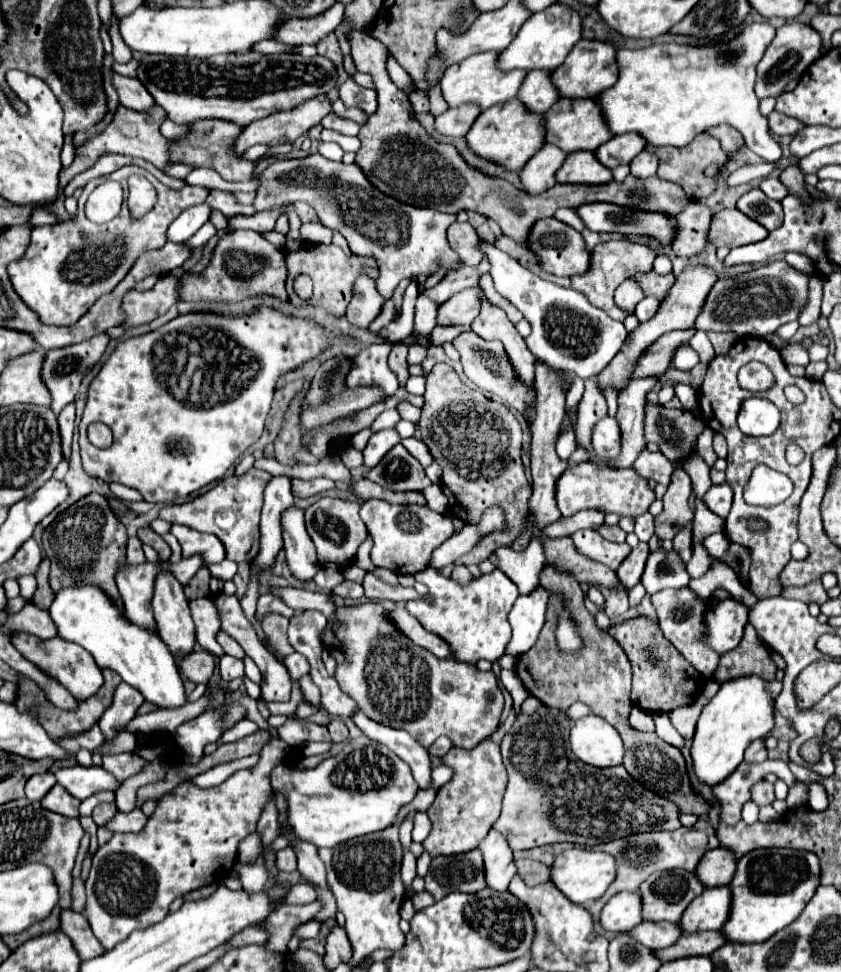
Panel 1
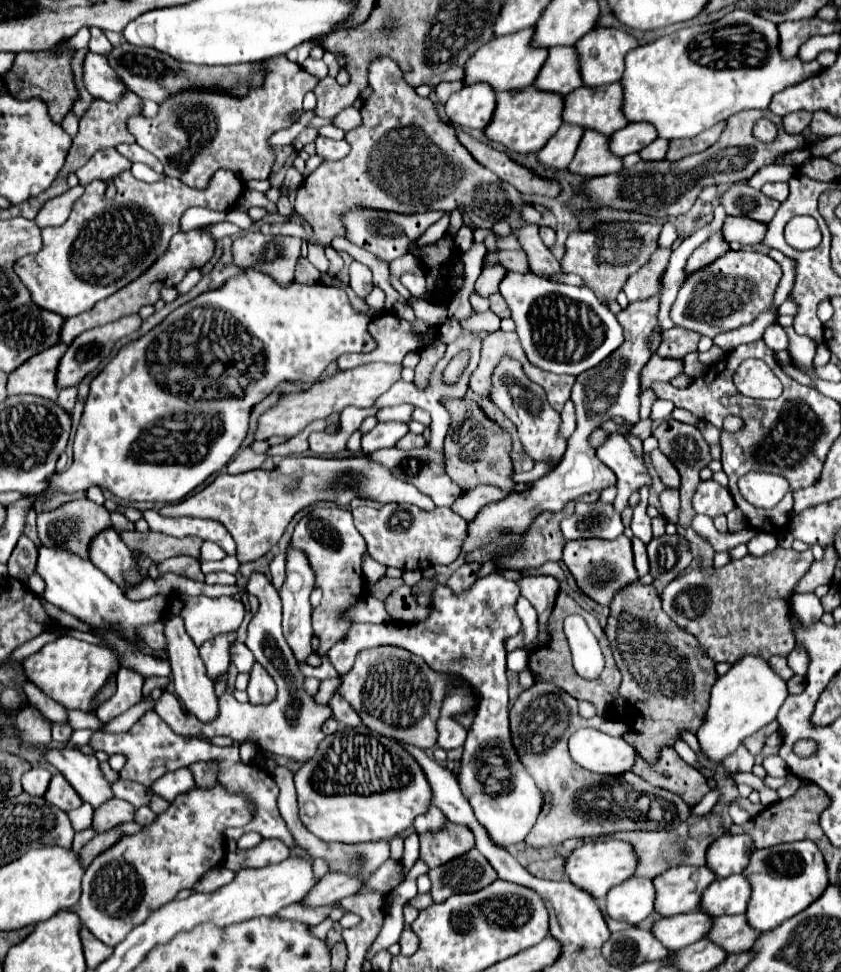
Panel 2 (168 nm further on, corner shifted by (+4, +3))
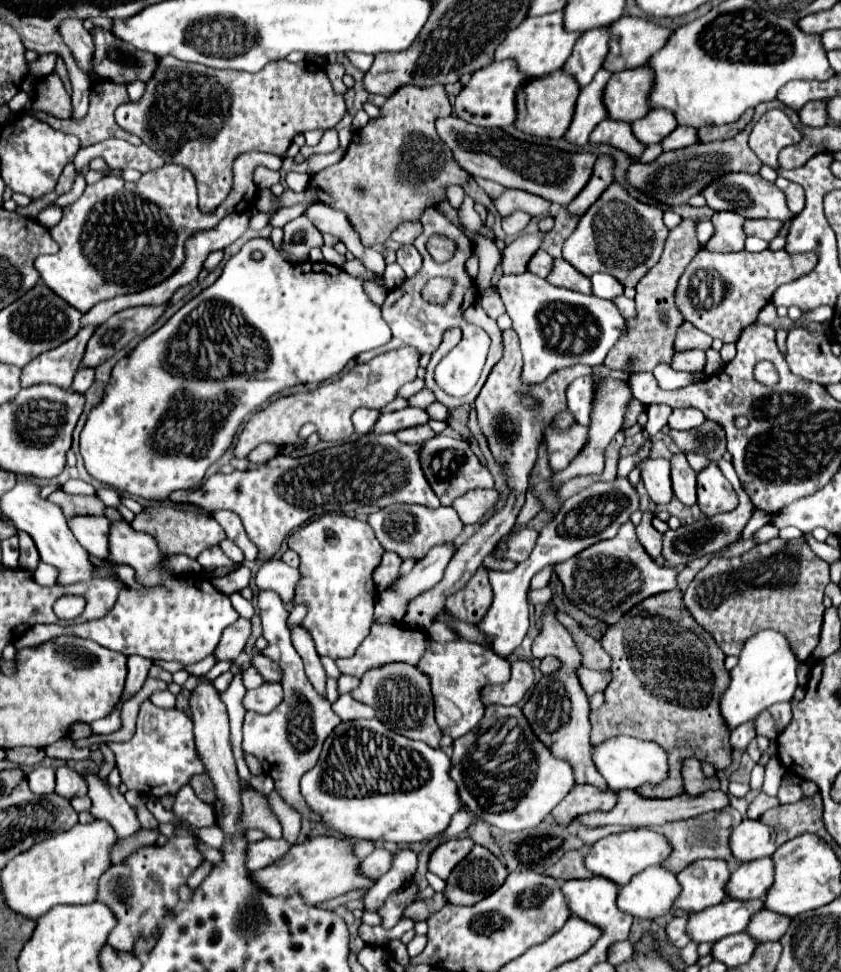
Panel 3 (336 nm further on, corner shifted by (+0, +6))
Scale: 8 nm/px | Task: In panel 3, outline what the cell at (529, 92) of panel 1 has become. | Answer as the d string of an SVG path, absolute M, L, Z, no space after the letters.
M606 26L588 30L574 46L572 56L564 64L564 72L576 76L580 86L586 86L592 82L594 74L602 68L604 58L608 54L608 42L610 42L610 30Z

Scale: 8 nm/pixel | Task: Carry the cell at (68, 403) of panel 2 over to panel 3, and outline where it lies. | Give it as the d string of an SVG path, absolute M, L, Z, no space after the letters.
M80 368L74 376L74 382L72 382L70 390L84 394L90 388L92 382L94 382L94 368Z

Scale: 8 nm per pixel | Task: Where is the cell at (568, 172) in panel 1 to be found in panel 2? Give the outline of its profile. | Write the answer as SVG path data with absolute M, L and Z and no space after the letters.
M586 131L580 139L576 155L568 165L572 175L600 177L618 173L622 169L622 159L608 151L608 137L596 135L596 131Z

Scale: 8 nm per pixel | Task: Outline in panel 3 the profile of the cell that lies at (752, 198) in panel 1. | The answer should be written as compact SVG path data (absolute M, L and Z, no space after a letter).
M728 172L716 180L712 180L702 192L706 198L706 206L714 212L720 210L732 210L744 218L776 218L782 222L788 222L794 214L790 212L786 204L786 196L776 184L764 180L760 174L748 174L748 172Z

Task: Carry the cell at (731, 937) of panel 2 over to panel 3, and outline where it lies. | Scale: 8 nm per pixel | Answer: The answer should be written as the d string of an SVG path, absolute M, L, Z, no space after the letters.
M760 910L752 924L748 924L746 932L758 940L758 942L770 942L770 940L780 940L784 936L784 932L788 930L792 918L788 916L780 916L772 910Z

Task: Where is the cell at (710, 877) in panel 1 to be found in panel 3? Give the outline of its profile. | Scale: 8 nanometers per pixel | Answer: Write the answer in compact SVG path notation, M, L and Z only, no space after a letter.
M742 820L742 824L732 830L730 848L742 862L772 856L776 852L774 828L762 824L760 820Z

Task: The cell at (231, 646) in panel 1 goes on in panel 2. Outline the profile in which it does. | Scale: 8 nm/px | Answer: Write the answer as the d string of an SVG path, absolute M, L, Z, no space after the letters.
M234 641L234 643L230 645L230 663L232 663L232 665L236 665L236 669L238 669L238 671L250 673L250 669L252 669L252 663L254 663L254 661L256 661L256 659L254 659L252 651L248 651L248 647L246 647L244 643Z

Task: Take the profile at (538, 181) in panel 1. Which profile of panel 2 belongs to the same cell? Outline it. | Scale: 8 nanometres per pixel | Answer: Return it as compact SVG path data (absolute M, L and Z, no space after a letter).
M560 127L550 141L536 153L538 161L550 169L566 169L574 157L574 151L580 143L584 131L580 127Z

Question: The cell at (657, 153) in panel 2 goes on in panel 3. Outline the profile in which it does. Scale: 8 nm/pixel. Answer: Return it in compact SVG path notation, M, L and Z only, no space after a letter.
M678 126L670 136L666 136L662 140L664 150L678 150L678 148L686 148L698 142L698 130L692 126Z

